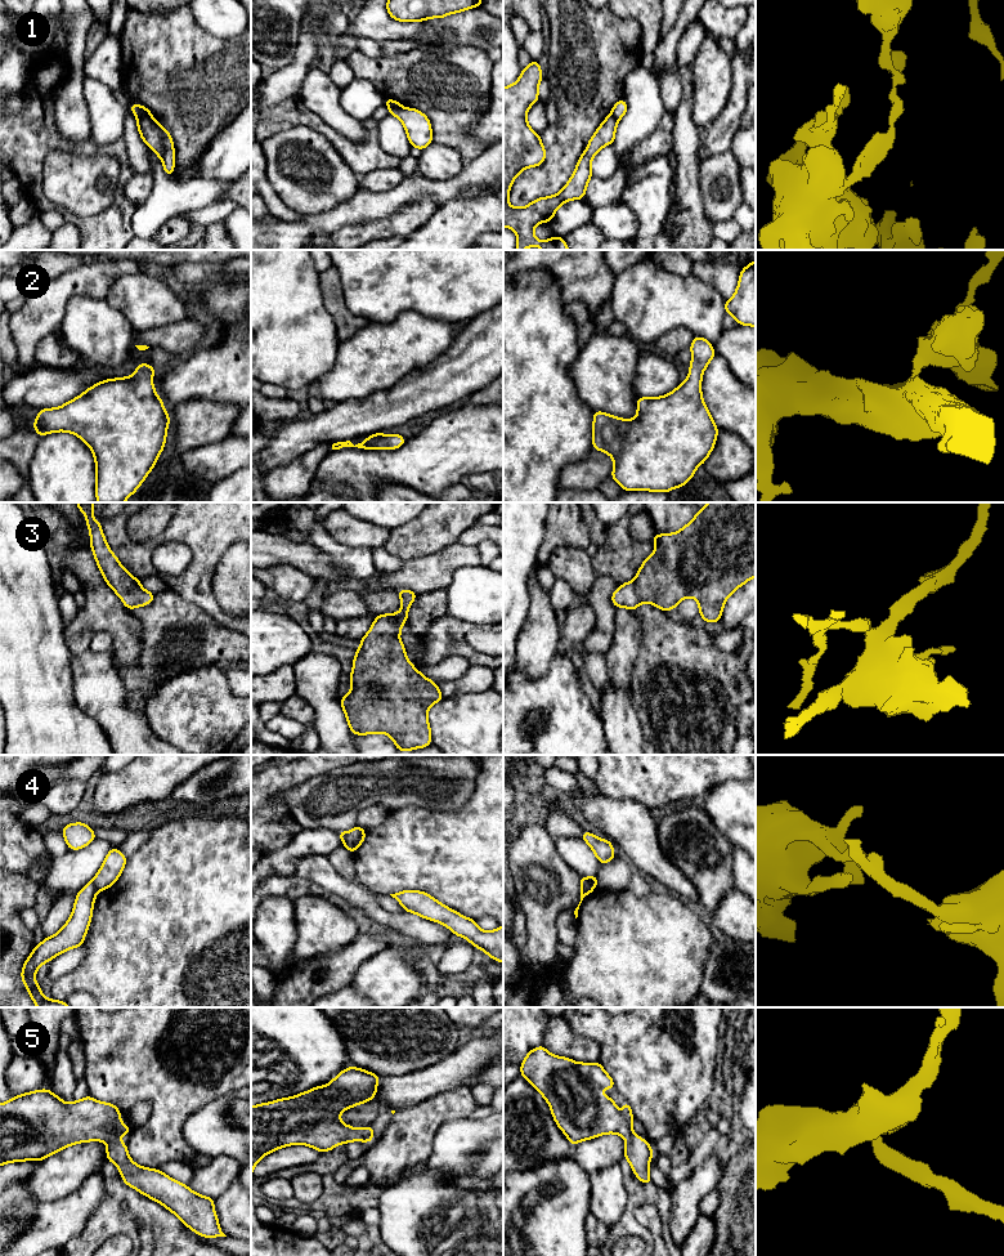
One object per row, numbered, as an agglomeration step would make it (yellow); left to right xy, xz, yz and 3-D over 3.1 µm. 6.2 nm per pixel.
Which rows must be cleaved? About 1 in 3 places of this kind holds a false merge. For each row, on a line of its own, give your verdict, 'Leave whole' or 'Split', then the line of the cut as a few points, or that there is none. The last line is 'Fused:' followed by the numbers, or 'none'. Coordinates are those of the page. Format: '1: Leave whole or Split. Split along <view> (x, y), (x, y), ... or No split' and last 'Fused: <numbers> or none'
1: Split. Split along xy (137, 116), (148, 116), (158, 128), (162, 159)
2: Leave whole. No split
3: Leave whole. No split
4: Split. Split along yz (581, 884), (592, 889)
5: Leave whole. No split
Fused: 1, 4

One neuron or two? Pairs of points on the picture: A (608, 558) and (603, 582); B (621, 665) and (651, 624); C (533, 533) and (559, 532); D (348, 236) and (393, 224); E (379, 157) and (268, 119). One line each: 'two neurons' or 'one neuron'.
A: two neurons
B: two neurons
C: two neurons
D: one neuron
E: one neuron

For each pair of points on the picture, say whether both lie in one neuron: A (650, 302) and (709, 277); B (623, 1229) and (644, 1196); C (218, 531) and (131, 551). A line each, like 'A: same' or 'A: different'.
A: different
B: same
C: same

